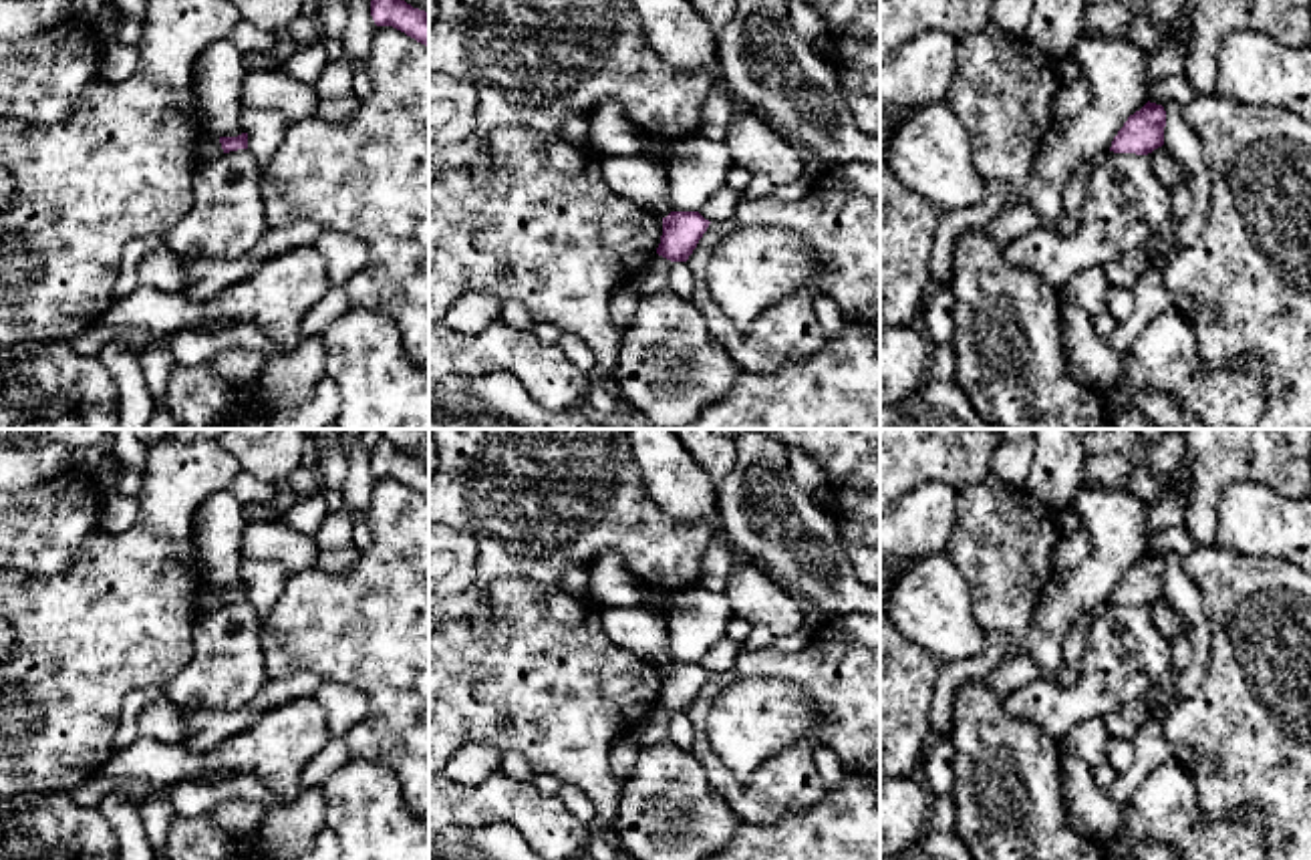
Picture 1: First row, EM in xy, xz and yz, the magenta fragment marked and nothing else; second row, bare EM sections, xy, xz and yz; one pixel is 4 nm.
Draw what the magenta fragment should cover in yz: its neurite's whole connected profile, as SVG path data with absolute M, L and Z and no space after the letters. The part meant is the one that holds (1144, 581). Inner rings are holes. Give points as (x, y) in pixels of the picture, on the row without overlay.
M1148 552L1140 562L1128 568L1114 588L1110 602L1148 606L1164 596L1164 578L1164 558Z

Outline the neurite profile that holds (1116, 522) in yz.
M1081 483L1071 508L1091 538L1091 556L1067 574L1053 574L1031 612L1023 651L1059 685L1065 671L1065 642L1073 622L1108 604L1130 566L1148 554L1148 510L1120 489Z

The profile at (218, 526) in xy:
M222 489L207 497L193 518L193 540L205 580L217 588L246 584L242 576L242 540L248 522L244 506Z

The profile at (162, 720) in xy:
M161 697L143 707L137 719L141 737L151 737L163 743L185 743L185 727L179 707Z

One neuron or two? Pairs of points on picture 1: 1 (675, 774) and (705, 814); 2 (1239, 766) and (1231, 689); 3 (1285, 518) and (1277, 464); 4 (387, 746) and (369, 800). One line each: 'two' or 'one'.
1: one
2: one
3: two
4: two

